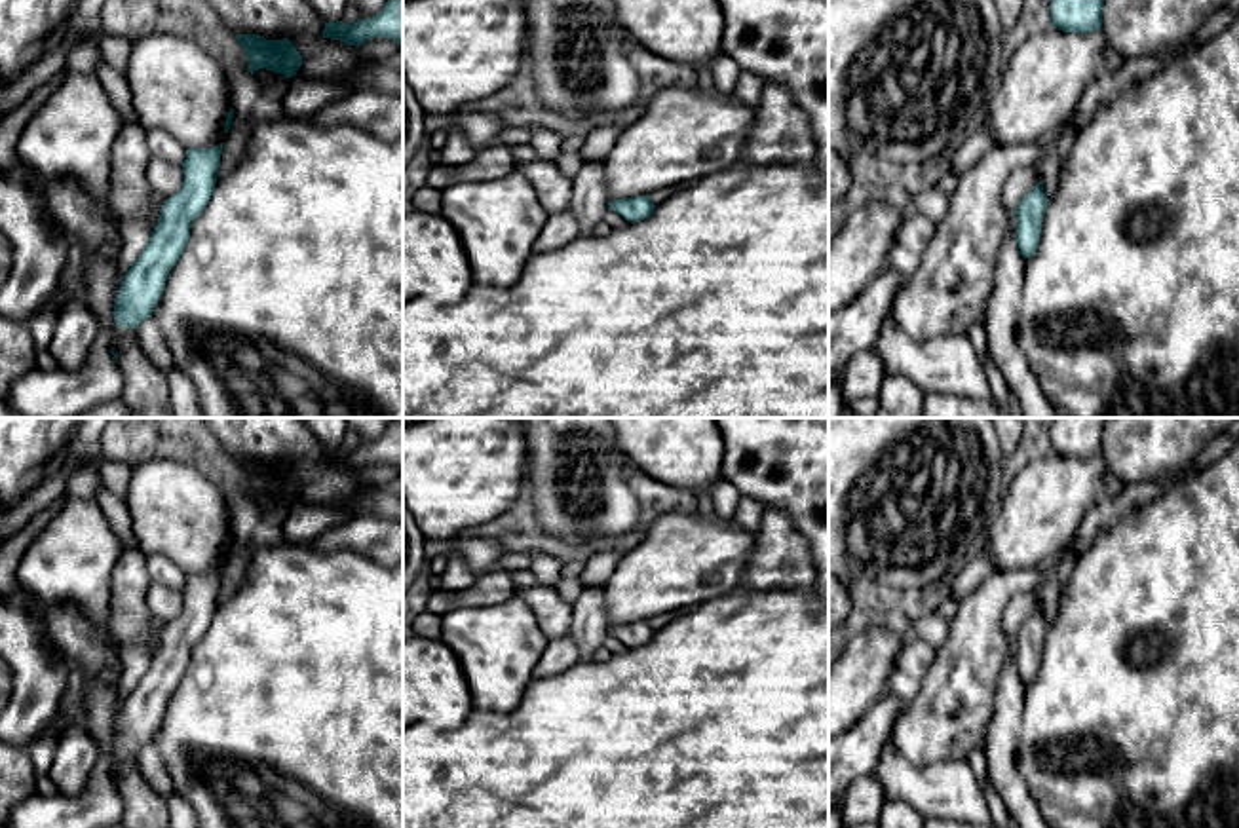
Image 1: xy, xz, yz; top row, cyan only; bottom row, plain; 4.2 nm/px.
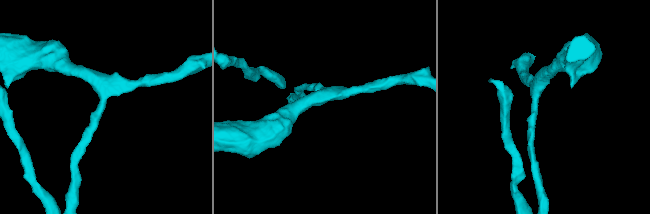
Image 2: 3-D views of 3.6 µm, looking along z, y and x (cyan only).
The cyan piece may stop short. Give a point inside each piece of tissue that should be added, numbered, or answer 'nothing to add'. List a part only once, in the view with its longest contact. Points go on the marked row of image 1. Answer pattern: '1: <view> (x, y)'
nothing to add

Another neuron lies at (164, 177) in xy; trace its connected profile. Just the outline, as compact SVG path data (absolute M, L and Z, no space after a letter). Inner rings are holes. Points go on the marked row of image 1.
M152 156L146 163L146 182L163 198L175 196L182 188L184 173L181 165L175 165L163 158Z

